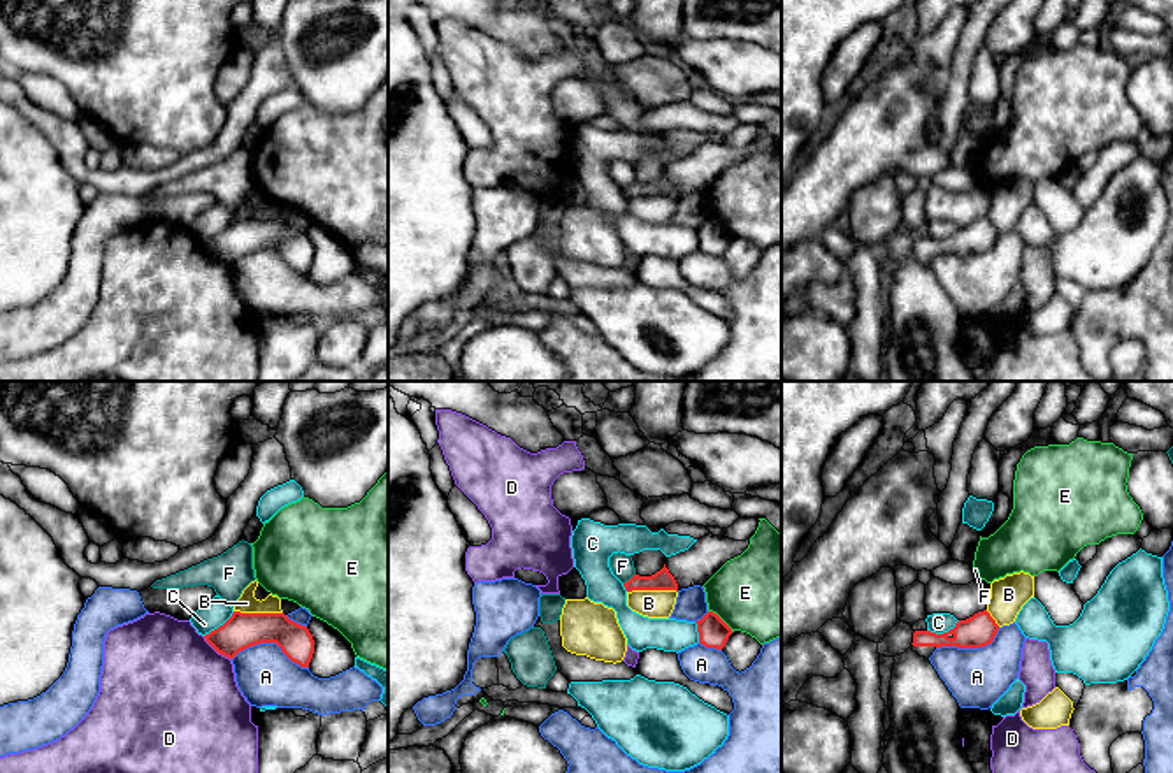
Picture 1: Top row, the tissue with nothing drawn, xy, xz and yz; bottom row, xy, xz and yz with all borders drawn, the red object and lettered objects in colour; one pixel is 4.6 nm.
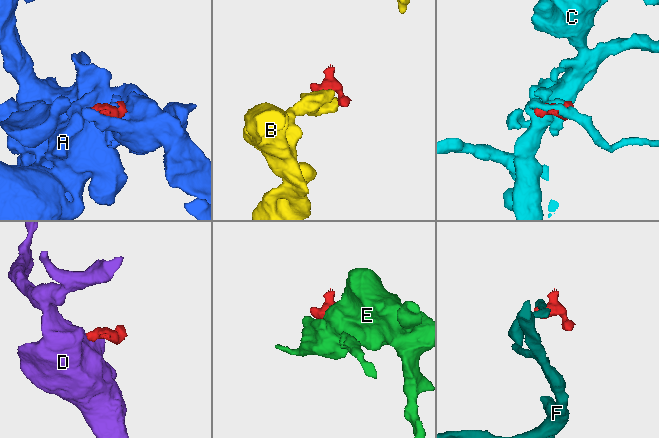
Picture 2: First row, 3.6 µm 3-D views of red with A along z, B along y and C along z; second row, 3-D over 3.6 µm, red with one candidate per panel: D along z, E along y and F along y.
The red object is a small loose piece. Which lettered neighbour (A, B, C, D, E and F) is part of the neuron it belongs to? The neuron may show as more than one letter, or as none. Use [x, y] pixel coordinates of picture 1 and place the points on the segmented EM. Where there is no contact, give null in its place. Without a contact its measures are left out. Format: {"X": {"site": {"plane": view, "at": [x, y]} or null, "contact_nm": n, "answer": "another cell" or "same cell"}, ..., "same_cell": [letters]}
{"A": {"site": {"plane": "xy", "at": [271, 642]}, "contact_nm": 360, "answer": "another cell"}, "B": {"site": {"plane": "xz", "at": [652, 589]}, "contact_nm": 240, "answer": "another cell"}, "C": {"site": {"plane": "yz", "at": [943, 633]}, "contact_nm": 160, "answer": "another cell"}, "D": {"site": {"plane": "xy", "at": [216, 650]}, "contact_nm": 170, "answer": "another cell"}, "E": {"site": {"plane": "xz", "at": [720, 619]}, "contact_nm": 160, "answer": "another cell"}, "F": {"site": {"plane": "xz", "at": [631, 578]}, "contact_nm": 80, "answer": "another cell"}, "same_cell": []}

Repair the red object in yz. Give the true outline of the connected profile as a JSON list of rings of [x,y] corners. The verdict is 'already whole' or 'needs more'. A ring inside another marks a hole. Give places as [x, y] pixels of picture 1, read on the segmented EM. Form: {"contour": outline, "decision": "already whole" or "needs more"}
{"contour": [[[987,610],[975,613],[966,620],[959,620],[954,629],[943,634],[931,631],[915,631],[911,650],[929,659],[936,648],[982,648],[994,641],[999,625]]], "decision": "needs more"}

